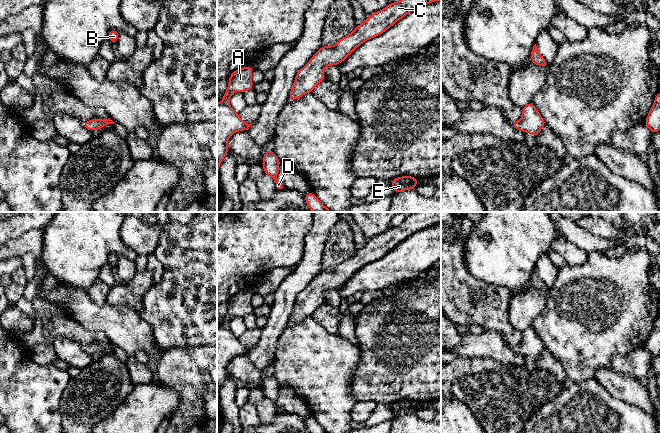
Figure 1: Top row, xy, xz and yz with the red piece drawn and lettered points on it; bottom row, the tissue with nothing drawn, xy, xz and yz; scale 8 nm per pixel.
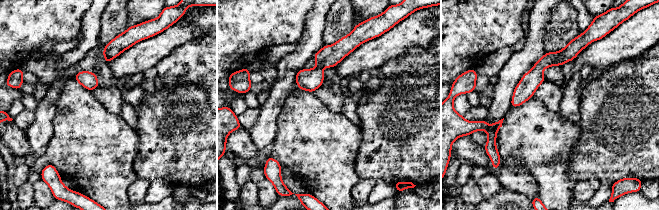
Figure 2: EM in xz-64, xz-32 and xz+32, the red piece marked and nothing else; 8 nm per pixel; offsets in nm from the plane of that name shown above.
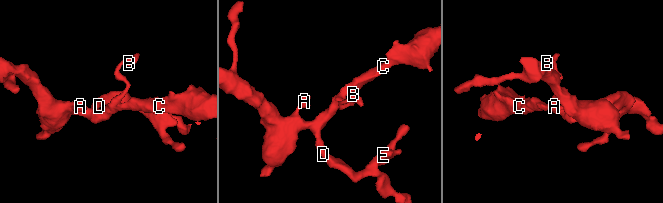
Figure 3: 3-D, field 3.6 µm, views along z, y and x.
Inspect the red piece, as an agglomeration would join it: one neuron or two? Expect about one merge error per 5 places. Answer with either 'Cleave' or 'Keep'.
Keep

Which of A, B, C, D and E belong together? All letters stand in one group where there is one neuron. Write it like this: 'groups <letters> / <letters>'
groups A B C D E

